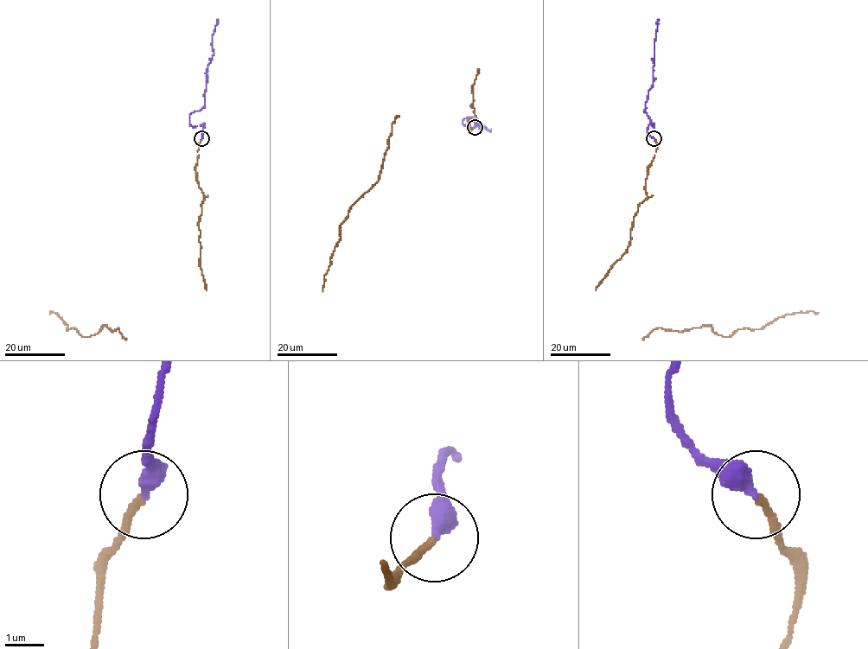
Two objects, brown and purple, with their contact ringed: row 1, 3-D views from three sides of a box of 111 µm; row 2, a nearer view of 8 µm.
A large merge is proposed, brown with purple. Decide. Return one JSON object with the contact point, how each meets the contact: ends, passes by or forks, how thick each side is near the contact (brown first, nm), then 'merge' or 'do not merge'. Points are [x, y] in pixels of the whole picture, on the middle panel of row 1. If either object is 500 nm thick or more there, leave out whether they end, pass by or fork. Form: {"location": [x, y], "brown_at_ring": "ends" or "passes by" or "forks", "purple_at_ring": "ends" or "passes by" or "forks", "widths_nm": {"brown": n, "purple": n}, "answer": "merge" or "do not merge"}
{"location": [475, 127], "brown_at_ring": "ends", "purple_at_ring": "ends", "widths_nm": {"brown": 190, "purple": 400}, "answer": "merge"}

